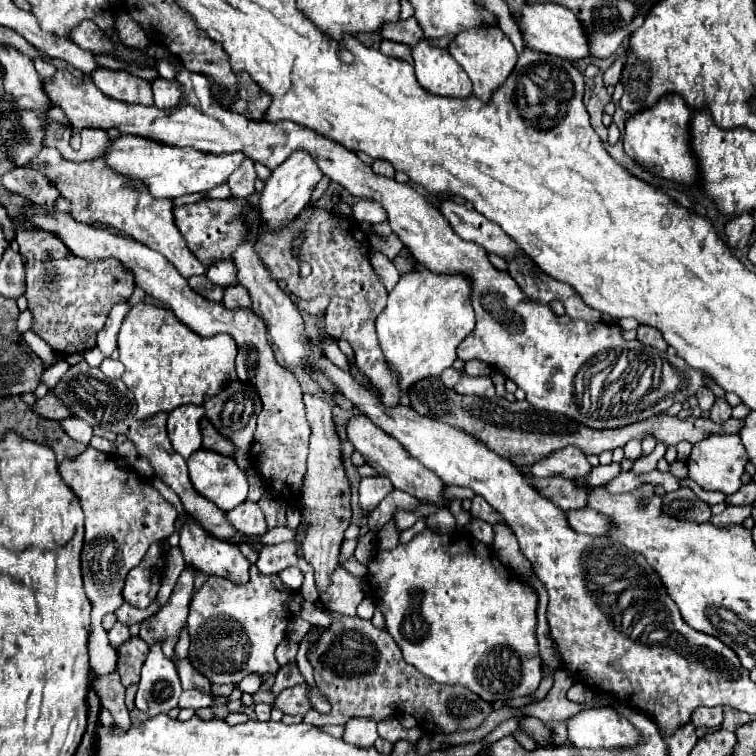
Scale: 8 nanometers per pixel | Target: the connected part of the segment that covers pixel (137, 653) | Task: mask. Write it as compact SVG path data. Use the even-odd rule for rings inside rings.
M136 636L128 642L124 642L120 648L116 648L116 652L118 652L118 668L120 668L122 684L130 686L130 684L138 682L140 670L144 666L148 652L150 652L148 644L144 644L144 640Z

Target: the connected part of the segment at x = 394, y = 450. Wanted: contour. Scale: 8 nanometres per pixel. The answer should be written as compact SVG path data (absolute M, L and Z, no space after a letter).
M352 416L346 424L344 424L346 436L348 440L354 444L354 448L364 456L364 460L380 474L386 476L394 488L404 490L420 500L426 500L430 504L440 504L446 506L448 502L442 496L442 488L444 482L428 468L424 468L418 460L412 460L412 456L408 456L408 452L404 452L404 448L400 448L398 440L392 440L392 436L380 432L380 428L376 424L372 424L372 420L368 420L366 416Z

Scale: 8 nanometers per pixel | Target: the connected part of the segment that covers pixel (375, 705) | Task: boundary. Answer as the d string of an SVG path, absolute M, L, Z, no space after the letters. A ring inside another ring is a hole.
M328 610L328 614L332 616L332 624L322 630L316 652L308 652L308 662L314 668L318 690L332 704L332 712L319 714L311 710L304 716L304 723L314 726L344 724L352 716L370 716L380 722L388 716L398 718L410 714L418 720L424 734L454 734L478 728L484 718L492 714L492 706L474 692L468 692L468 688L436 684L418 668L406 664L398 644L386 630L372 626L368 620L364 628L344 628L342 614L334 610Z

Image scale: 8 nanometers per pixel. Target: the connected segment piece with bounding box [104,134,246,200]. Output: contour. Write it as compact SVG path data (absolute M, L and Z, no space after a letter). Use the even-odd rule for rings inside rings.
M120 136L110 142L106 154L106 164L130 178L144 182L152 196L156 198L178 198L192 192L206 192L218 184L224 184L234 170L246 160L242 152L232 154L210 154L196 152L194 148L176 148L168 144L156 144L154 140L144 140L140 136Z

